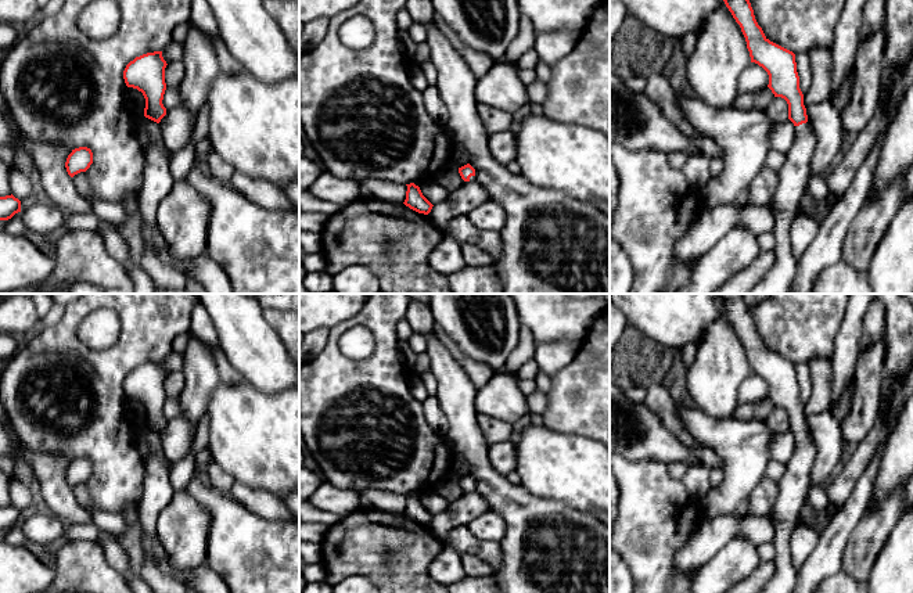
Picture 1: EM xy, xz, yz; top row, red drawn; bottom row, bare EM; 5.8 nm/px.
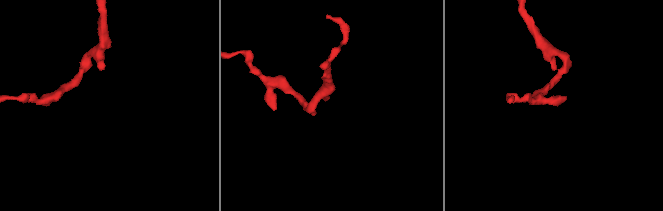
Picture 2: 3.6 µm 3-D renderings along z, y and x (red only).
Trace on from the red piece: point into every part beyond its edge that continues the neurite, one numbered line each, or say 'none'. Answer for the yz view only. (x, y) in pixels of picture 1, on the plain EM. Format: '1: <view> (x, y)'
1: yz (794, 484)

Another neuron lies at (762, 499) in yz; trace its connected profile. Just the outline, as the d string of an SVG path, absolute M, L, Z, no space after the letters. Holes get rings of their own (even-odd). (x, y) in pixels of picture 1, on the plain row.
M765 475L752 489L745 508L751 515L770 517L780 492L779 479Z

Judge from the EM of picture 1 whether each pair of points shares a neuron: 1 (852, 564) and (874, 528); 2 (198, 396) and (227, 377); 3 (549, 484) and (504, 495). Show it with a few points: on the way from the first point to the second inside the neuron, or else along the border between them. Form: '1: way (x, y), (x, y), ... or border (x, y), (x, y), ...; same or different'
1: way (861, 556), (869, 536); same
2: border (211, 351), (222, 381); different
3: border (520, 482), (534, 495), (556, 500); different

